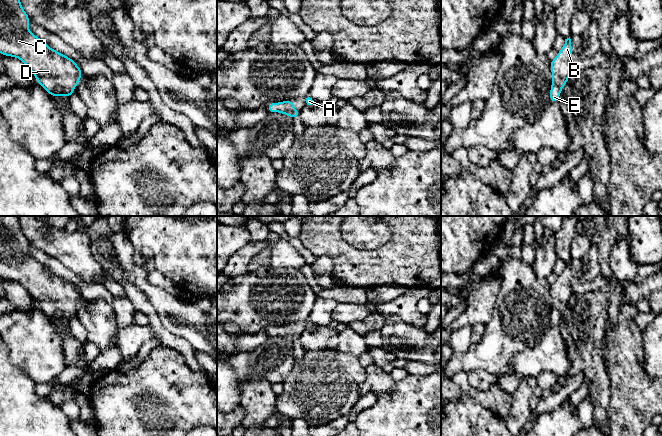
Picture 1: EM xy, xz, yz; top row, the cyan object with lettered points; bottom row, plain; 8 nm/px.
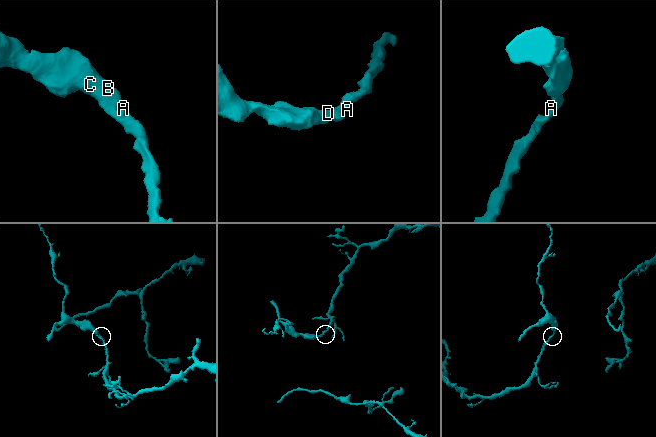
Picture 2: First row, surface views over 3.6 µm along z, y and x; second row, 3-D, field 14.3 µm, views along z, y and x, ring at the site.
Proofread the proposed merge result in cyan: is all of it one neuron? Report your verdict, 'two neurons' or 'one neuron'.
one neuron

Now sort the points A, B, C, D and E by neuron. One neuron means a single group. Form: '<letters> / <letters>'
A B C D E

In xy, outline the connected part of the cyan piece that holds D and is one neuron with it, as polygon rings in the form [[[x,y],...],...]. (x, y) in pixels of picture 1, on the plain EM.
[[[0,216],[0,277],[19,282],[36,300],[36,305],[50,320],[70,321],[82,302],[82,295],[76,286],[46,270],[46,265],[29,255],[27,237],[22,232],[17,216]]]

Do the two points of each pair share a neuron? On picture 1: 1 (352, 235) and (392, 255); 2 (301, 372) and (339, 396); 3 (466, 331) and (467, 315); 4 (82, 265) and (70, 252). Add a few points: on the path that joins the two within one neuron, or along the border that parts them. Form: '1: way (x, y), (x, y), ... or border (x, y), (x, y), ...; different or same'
1: border (391, 228), (391, 237), (380, 246), (353, 247); different
2: way (310, 381), (315, 386), (326, 386), (330, 389); same
3: border (472, 325), (462, 325), (451, 335); different
4: way (80, 262), (73, 255); same

